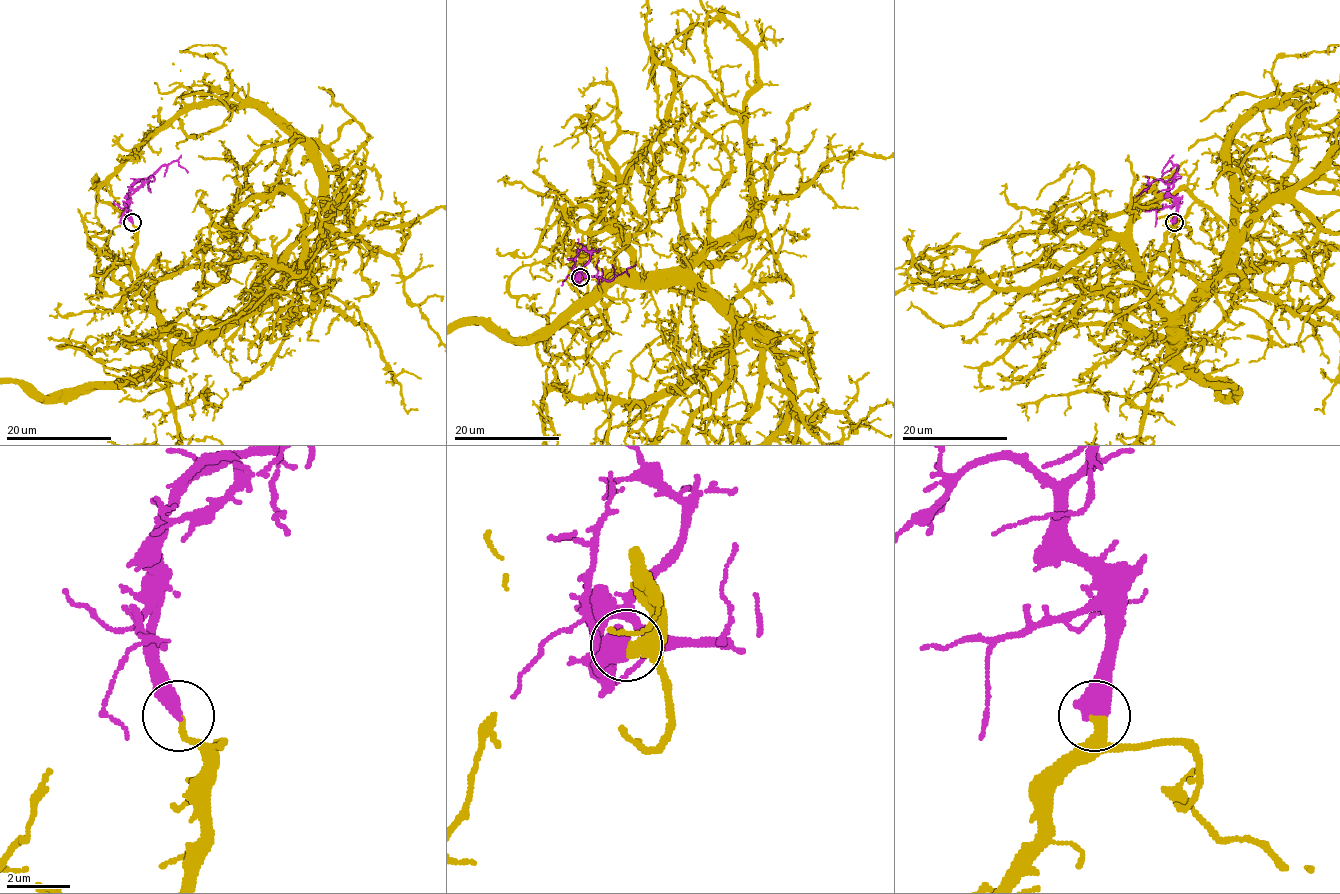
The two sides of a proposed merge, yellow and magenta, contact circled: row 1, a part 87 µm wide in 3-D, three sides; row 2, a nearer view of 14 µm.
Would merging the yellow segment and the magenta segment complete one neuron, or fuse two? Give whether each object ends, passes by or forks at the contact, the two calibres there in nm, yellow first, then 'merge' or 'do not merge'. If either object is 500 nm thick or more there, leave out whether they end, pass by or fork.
260 nm thick on the yellow side, 600 nm on the other; merge

